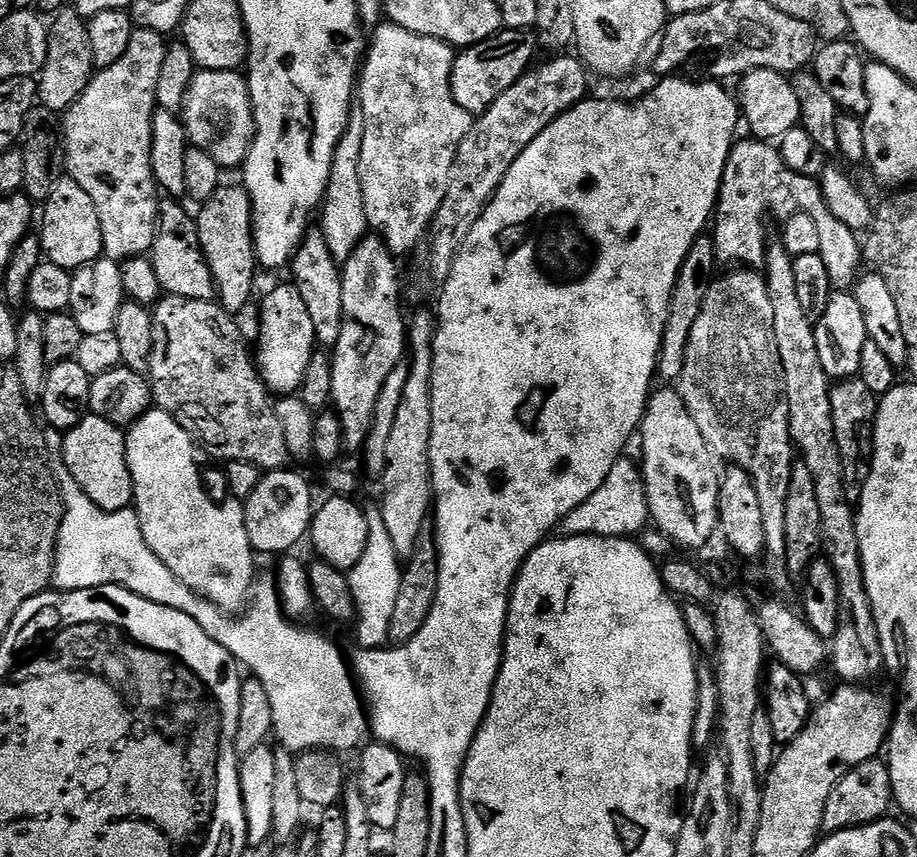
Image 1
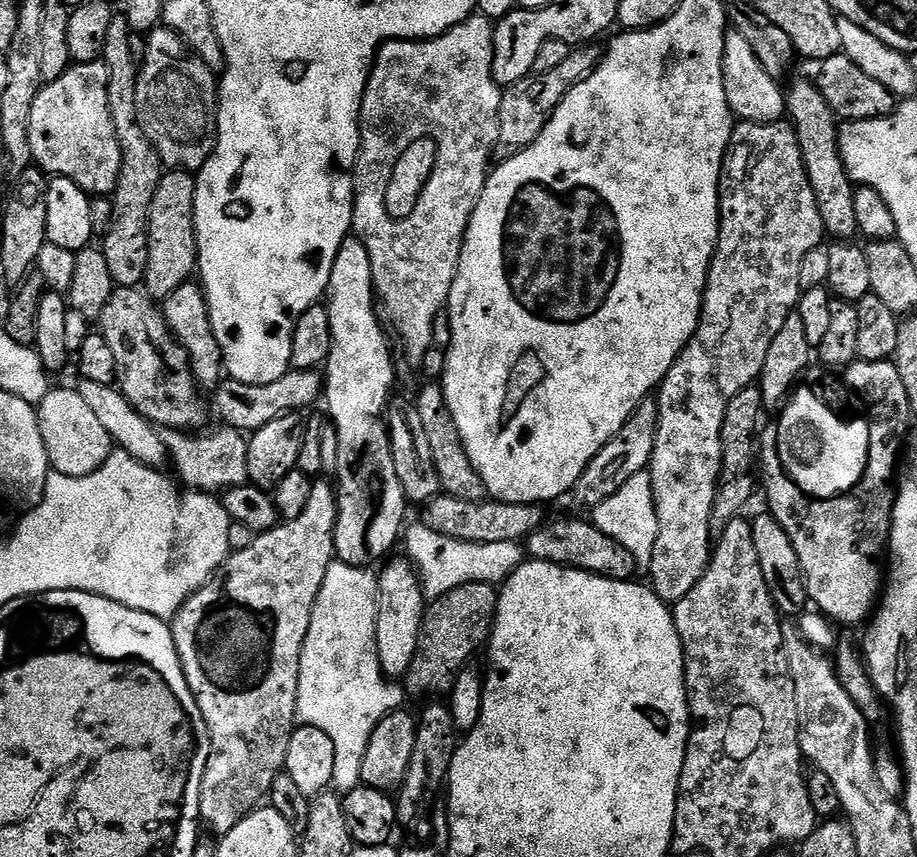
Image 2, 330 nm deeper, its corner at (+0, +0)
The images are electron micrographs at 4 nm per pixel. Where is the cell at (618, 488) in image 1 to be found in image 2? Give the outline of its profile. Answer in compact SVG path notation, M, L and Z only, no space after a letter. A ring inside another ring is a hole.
M416 522L413 528L410 528L403 533L402 548L404 544L405 550L408 551L405 552L407 559L412 561L412 567L420 577L420 586L428 598L442 596L458 586L465 586L466 583L503 585L526 560L525 549L514 541L489 544L458 541L446 537L445 534L435 533L421 522Z

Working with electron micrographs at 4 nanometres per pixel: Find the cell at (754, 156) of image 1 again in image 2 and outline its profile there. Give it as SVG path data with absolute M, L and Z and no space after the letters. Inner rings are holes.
M740 122L733 127L732 137L728 143L728 153L724 156L724 168L720 171L720 233L716 243L716 253L712 255L712 265L708 267L708 281L704 287L704 305L700 311L700 324L696 333L690 338L690 342L682 350L680 357L670 366L668 376L662 381L658 389L658 403L660 417L658 418L658 430L654 438L654 452L648 462L646 471L652 483L653 504L658 516L658 538L654 543L654 552L650 574L652 581L650 587L656 596L669 606L676 605L702 578L702 574L708 569L708 562L712 555L713 540L710 522L712 521L712 507L716 497L716 484L720 480L720 467L722 466L722 422L726 418L726 406L742 390L753 387L760 379L760 371L766 363L766 354L770 350L770 342L782 330L786 318L793 315L794 309L800 303L801 288L799 286L799 267L802 260L810 251L819 249L826 240L826 233L822 226L822 214L818 214L818 202L814 198L814 190L810 186L810 178L806 174L806 166L802 162L802 150L798 146L798 138L788 122L775 124L749 124Z

